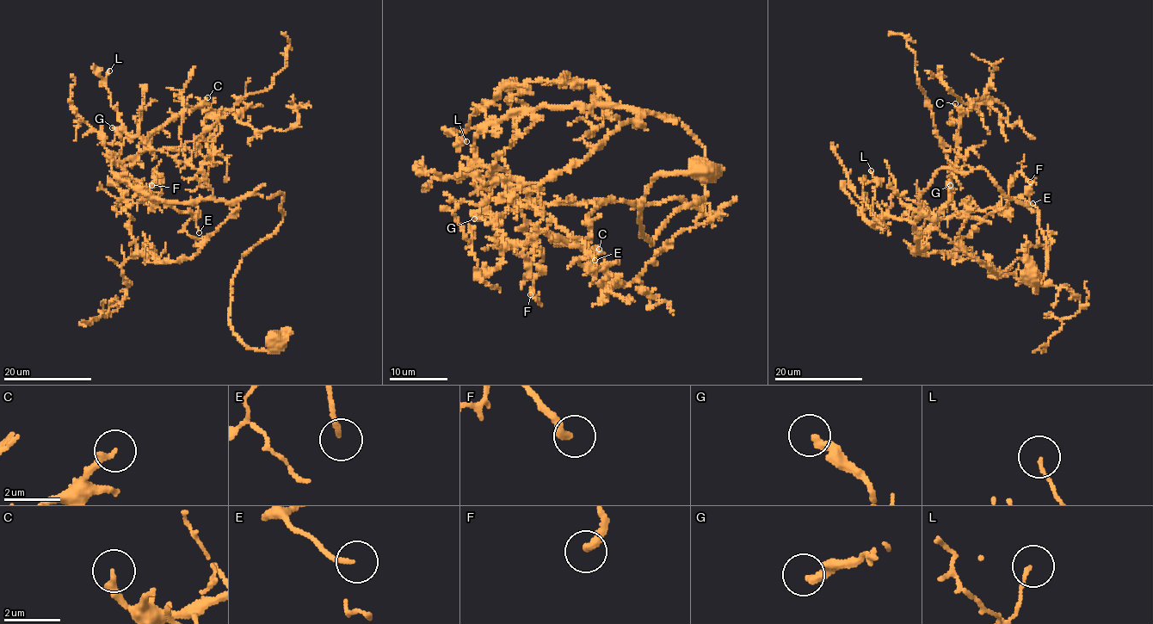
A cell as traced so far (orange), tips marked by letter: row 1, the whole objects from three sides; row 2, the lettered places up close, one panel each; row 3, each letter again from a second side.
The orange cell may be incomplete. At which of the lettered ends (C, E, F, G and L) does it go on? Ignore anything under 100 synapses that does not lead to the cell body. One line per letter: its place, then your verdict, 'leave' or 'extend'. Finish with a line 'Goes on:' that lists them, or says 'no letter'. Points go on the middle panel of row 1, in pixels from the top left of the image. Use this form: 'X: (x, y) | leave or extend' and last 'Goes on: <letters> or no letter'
C: (599, 249) | leave
E: (594, 260) | leave
F: (530, 294) | leave
G: (474, 219) | leave
L: (466, 141) | leave
Goes on: no letter

